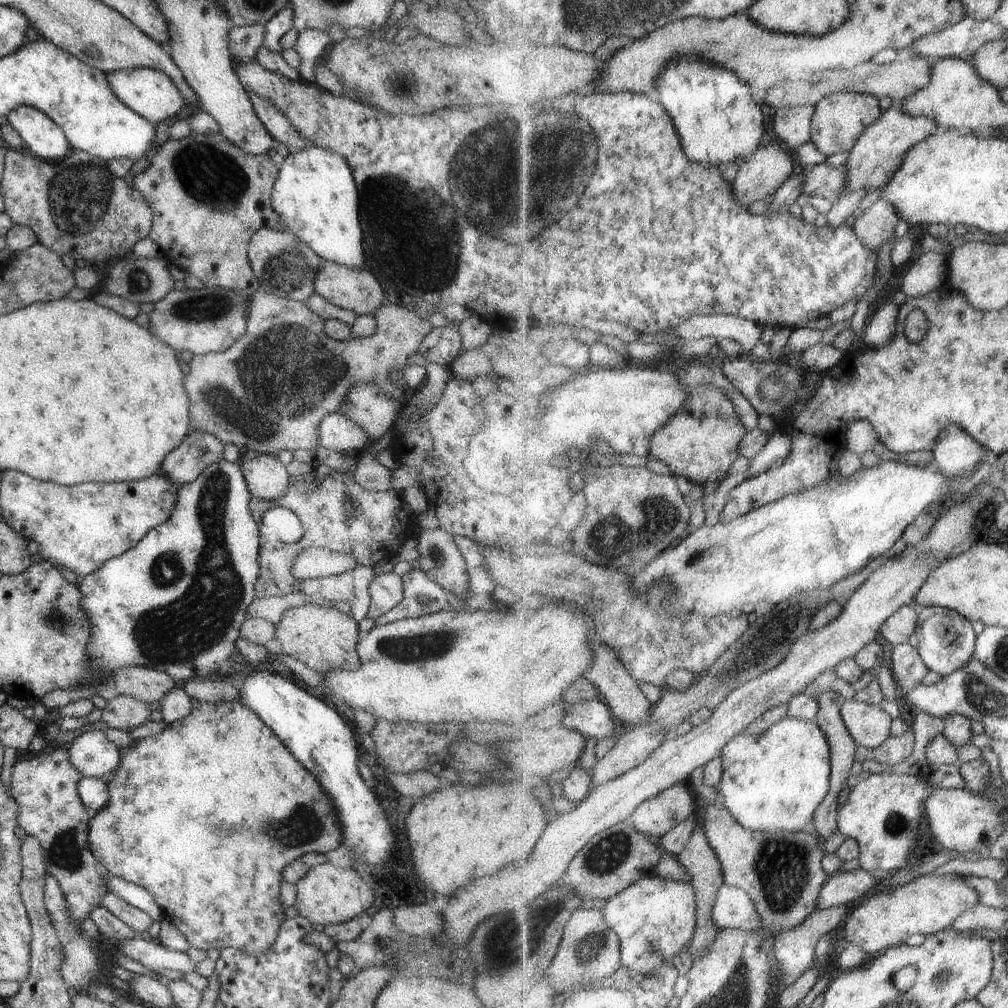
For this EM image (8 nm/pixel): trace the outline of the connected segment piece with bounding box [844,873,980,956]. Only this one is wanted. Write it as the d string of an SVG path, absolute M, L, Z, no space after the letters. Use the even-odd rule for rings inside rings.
M922 874L906 885L897 885L890 891L880 891L870 898L866 897L847 914L844 939L848 944L863 947L869 956L875 956L888 948L902 945L913 934L928 937L951 929L961 914L980 902L979 893L964 878L959 875Z

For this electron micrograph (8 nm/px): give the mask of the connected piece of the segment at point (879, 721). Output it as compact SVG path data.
M847 699L840 713L858 746L875 750L892 736L892 718L877 705Z

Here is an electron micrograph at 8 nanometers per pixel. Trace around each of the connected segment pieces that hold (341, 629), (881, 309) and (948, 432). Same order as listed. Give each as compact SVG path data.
M305 603L286 609L275 625L274 632L274 638L281 645L283 655L303 663L321 675L357 670L360 666L356 652L359 637L358 624L351 617L323 603Z
M894 302L876 307L862 338L865 346L880 349L891 342L896 333L899 313L900 307Z
M956 424L949 425L937 439L933 462L951 480L968 480L985 458L988 449Z

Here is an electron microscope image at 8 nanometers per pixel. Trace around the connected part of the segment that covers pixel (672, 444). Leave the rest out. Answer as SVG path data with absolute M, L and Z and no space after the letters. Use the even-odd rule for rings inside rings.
M705 384L689 389L689 392L688 403L681 414L669 420L669 424L653 436L650 454L671 466L683 483L697 484L710 490L727 476L731 464L741 457L740 444L748 432L723 390Z

